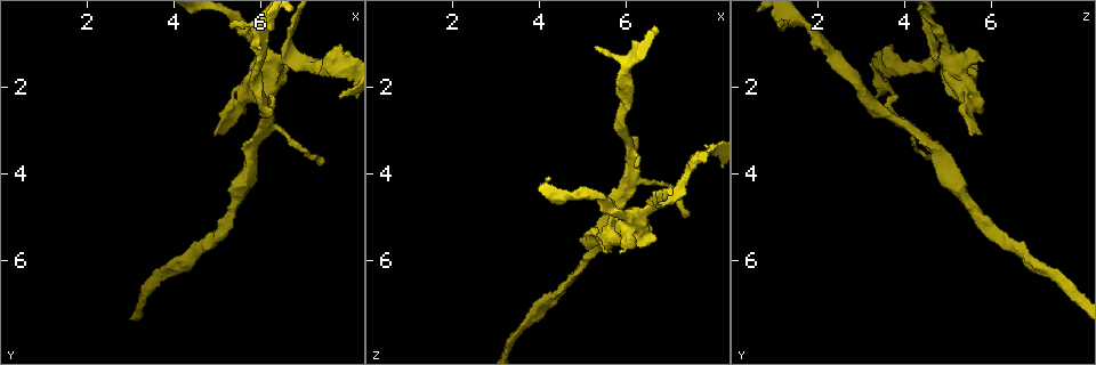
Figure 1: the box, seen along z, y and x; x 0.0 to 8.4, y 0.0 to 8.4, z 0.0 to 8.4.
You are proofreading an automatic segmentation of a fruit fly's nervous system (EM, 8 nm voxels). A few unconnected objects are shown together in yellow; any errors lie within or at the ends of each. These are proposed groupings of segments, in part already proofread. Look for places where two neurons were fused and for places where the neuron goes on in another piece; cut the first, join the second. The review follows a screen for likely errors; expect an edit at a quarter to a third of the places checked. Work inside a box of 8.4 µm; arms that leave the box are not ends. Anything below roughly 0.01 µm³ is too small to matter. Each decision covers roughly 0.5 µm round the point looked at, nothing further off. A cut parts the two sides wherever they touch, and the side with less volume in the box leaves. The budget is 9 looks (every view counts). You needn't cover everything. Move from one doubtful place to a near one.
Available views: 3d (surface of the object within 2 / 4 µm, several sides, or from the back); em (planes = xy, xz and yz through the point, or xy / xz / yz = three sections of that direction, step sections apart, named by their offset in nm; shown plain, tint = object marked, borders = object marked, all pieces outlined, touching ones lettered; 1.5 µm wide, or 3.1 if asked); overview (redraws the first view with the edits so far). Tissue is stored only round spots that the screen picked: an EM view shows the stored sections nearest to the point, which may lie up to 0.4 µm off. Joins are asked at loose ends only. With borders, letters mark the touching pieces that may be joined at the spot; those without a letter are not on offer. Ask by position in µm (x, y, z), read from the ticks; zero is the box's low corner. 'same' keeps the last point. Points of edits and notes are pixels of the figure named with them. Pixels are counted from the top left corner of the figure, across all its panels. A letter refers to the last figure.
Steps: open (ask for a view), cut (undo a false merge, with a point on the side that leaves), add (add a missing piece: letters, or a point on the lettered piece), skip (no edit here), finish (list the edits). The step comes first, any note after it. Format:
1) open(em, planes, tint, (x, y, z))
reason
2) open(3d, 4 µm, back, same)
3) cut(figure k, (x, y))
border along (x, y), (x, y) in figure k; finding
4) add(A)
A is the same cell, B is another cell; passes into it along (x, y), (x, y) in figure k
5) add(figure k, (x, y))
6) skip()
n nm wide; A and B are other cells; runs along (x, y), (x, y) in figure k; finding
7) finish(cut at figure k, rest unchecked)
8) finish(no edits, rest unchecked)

open(3d, 4 µm, (7.35, 3.80, 5.05))
tapers out

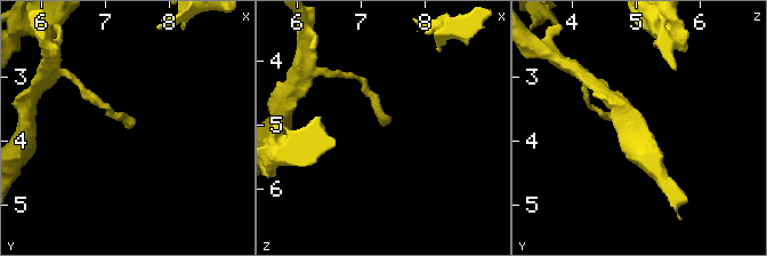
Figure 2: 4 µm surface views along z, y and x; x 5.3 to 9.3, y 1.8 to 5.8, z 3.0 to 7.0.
open(em, planes, borders, (7.30, 3.75, 5.00))

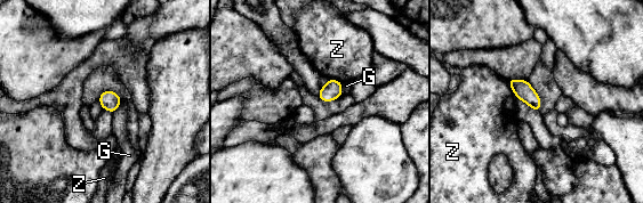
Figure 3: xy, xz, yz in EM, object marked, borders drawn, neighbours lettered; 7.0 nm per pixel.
skip()
G and Z are other cells; border along (343, 82), (342, 94) in figure 3; none of them fits

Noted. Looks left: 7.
open(em, yz, step 8, tint, (6.20, 2.25, 3.90))
branch stops here

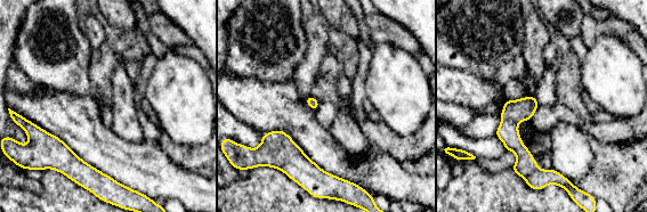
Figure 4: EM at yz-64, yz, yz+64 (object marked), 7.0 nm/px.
open(em, planes, borders, same)

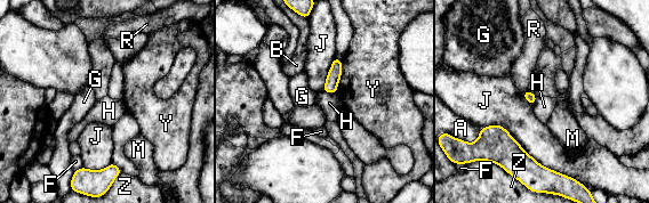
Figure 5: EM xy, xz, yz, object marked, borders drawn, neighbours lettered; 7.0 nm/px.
skip()
A, B, F, G, H, J, M, R, Y and Z are other cells; border along (322, 90), (336, 94) in figure 5; no lettered piece goes on from it

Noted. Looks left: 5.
open(3d, 4 µm, (4.85, 3.20, 5.60))
branch stops here

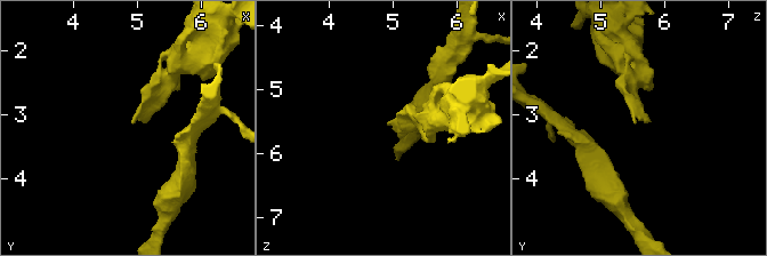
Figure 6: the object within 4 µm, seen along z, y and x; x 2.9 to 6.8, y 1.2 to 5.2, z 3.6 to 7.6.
open(em, yz, step 4, tint, (4.90, 3.20, 5.55))
need the tissue

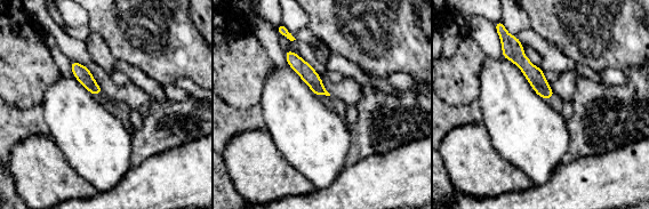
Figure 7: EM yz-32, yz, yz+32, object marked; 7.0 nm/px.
open(em, planes, borders, same)
cut it another way

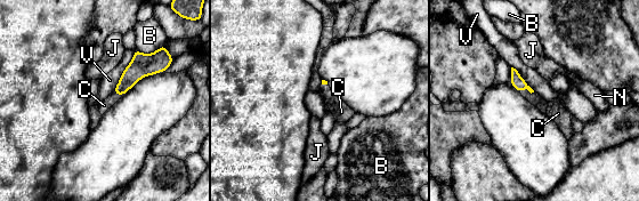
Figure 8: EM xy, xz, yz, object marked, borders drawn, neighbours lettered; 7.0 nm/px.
add(C)
C is the same cell, B, J, N and V are other cells; passes into it along (517, 81), (526, 88), (552, 110) in figure 8; it goes on there

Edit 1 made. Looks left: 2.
open(em, yz, step 4, borders, (5.30, 0.65, 1.05))
thin end

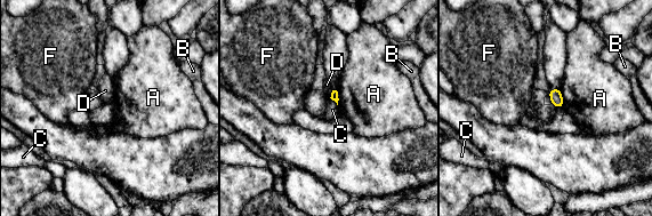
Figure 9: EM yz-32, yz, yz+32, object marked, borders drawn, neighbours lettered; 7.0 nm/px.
skip()
A, B, C, D and F are other cells; border along (331, 98), (337, 105) in figure 9; no lettered piece goes on from it

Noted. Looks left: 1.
finish(add at figure 8, rest unchecked)

